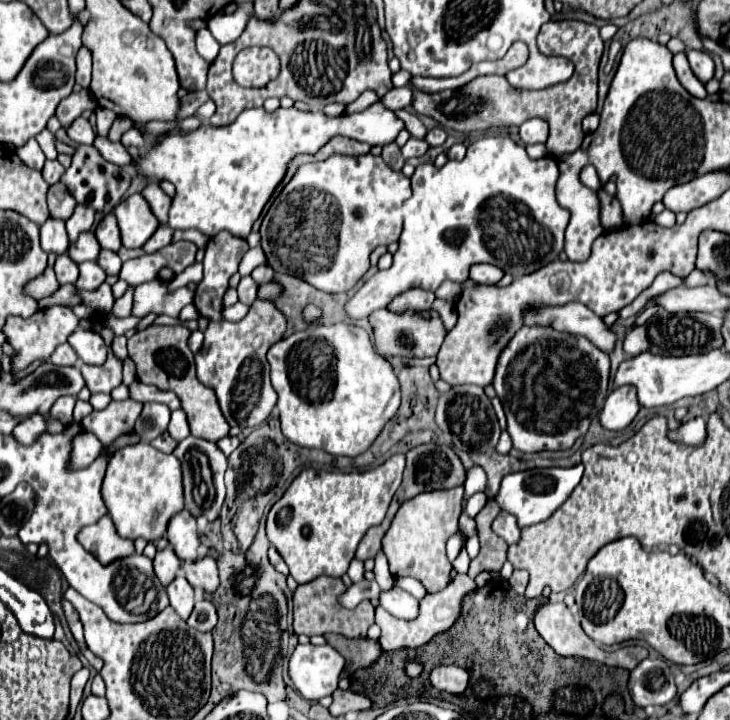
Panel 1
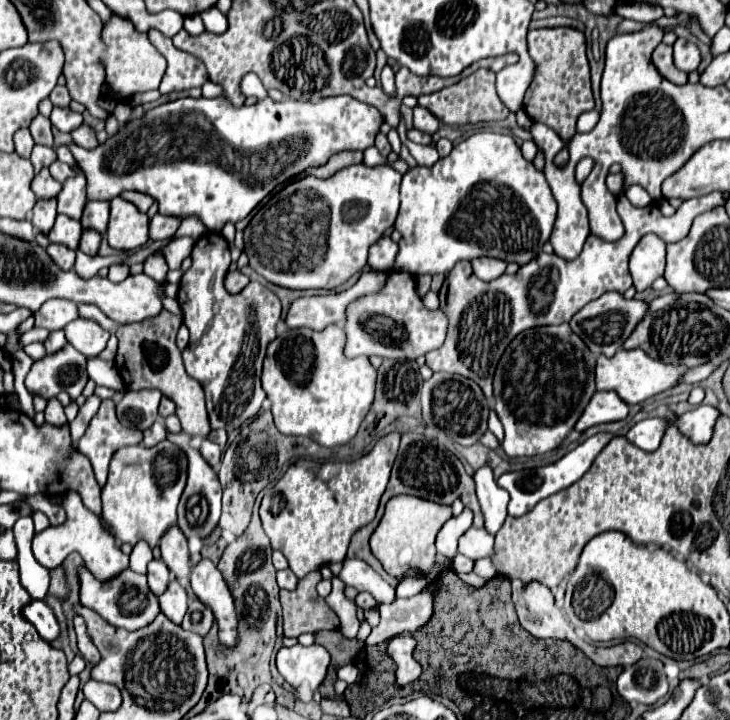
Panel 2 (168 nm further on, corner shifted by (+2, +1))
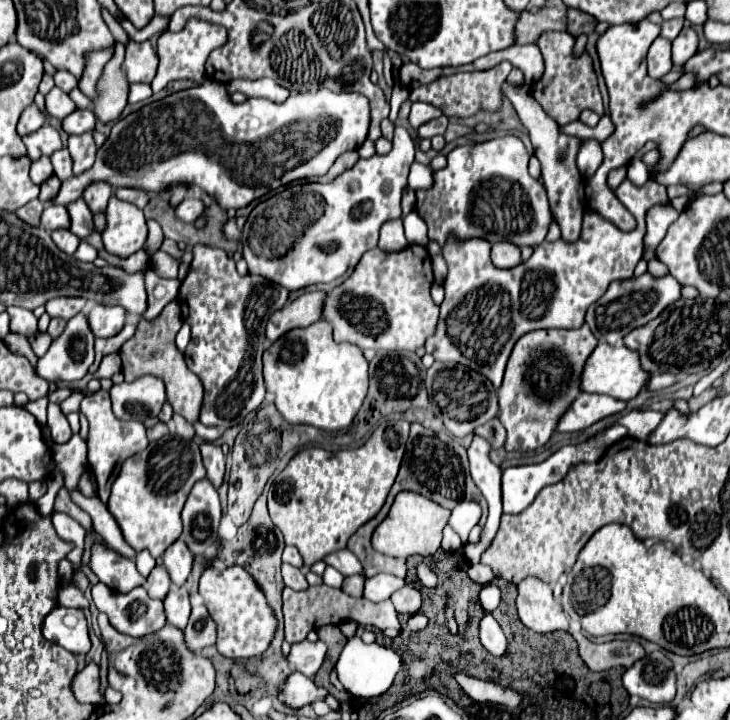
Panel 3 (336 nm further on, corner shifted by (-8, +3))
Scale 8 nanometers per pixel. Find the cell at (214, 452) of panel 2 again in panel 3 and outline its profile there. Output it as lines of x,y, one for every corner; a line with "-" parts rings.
203,443
201,445
201,457
207,469
207,479
211,479
211,485
215,489
221,487
223,475
225,475
225,455
219,445
213,443

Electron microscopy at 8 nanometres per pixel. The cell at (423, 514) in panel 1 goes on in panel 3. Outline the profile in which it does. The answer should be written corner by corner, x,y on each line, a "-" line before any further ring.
401,491
401,493
397,493
385,521
373,531
371,545
375,551
379,551
383,555
391,555
391,557
401,557
401,559
407,559
411,555
431,557
431,555
435,555
435,551
441,545
441,531
449,521
449,513
451,511
439,507
437,503
433,503
431,499
427,499
419,493

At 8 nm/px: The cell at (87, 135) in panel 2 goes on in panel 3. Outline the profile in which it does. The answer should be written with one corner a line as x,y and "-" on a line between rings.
75,109
71,115
67,115
67,119
61,121
63,131
65,133
73,133
73,135
81,135
85,131
93,131
95,129
95,117
89,109

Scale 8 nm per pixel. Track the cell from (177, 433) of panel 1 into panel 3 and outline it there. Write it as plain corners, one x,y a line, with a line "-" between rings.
173,415
173,423
175,423
175,429
177,429
177,435
181,435
183,439
193,439
193,435
195,435
195,431
193,431
193,425
187,421
187,419
183,419
181,415

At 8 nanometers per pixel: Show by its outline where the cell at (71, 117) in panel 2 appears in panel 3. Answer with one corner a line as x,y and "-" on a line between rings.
53,87
47,95
45,95
45,109
51,117
63,119
67,117
71,111
75,111
75,103
69,99
67,93
59,91
59,87

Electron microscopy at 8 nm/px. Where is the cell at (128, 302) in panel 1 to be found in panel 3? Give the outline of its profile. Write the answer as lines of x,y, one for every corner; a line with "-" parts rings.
176,184
171,190
171,196
169,205
171,208
175,208
184,199
185,195
189,191
189,186
186,184

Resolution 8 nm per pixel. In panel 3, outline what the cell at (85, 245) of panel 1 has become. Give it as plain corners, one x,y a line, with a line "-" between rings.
49,205
43,209
41,213
41,223
39,223
45,231
55,231
59,227
69,227
69,215
67,209
63,205

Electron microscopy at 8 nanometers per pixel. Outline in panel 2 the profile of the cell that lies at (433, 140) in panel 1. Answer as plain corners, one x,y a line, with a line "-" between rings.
415,107
413,109
413,125
419,129
419,131
425,131
429,135
433,135
437,129
439,129
439,119
435,115
431,115
425,107

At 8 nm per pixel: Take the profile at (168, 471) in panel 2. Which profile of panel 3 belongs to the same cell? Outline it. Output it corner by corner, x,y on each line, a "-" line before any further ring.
165,435
121,465
111,487
109,511
119,523
125,541
139,553
147,549
155,559
181,537
181,509
191,487
205,477
199,445
179,435

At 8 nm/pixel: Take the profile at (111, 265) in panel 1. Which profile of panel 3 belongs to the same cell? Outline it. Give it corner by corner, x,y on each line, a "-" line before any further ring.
77,199
73,203
67,205
67,213
71,215
71,231
77,237
87,237
89,233
93,233
93,221
91,221
91,211
89,207
83,203
83,199

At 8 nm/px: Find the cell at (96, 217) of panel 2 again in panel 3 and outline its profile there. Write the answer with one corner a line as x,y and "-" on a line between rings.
95,181
83,191
83,201
87,203
87,207
91,211
101,211
103,213
107,209
107,201
109,201
111,195
113,195
113,187
109,183

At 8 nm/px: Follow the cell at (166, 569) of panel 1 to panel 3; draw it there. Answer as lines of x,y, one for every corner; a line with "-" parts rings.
155,567
149,577
147,577
147,593
153,597
153,599
165,599
165,595
169,593
169,587
171,587
171,581
167,577
167,571
165,567

